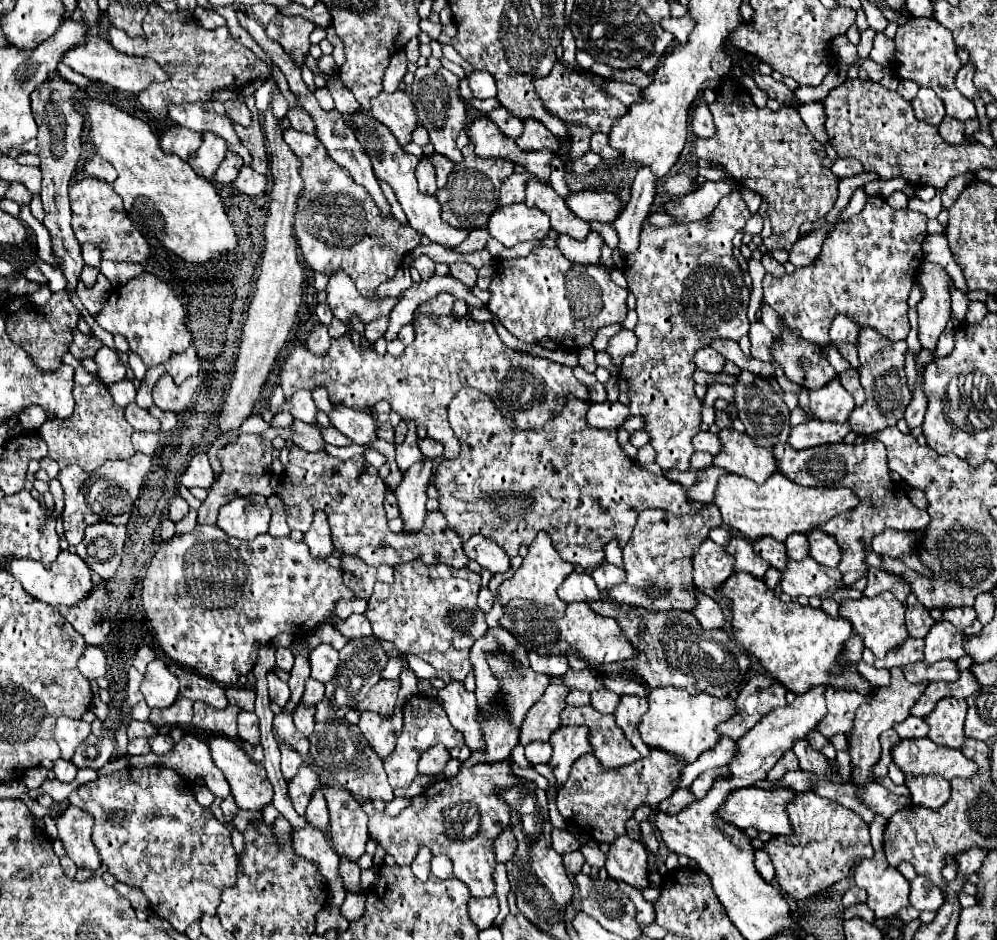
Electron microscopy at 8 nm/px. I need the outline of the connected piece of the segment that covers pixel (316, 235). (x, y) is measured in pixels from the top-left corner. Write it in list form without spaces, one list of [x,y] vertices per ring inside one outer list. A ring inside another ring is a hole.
[[[287,129],[285,141],[301,159],[301,177],[305,185],[295,215],[295,235],[307,265],[325,275],[343,269],[359,293],[373,299],[375,289],[395,275],[403,255],[421,245],[421,233],[411,225],[403,225],[393,215],[381,217],[367,189],[357,185],[349,173],[325,153],[313,133]]]

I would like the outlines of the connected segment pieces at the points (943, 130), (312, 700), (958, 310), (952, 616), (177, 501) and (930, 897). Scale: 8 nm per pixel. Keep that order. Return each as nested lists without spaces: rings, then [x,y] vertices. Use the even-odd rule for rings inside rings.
[[[945,117],[939,125],[939,135],[949,141],[951,145],[959,145],[965,139],[965,123],[959,123],[951,117]]]
[[[309,679],[307,685],[305,685],[305,693],[303,693],[301,703],[315,705],[315,703],[319,703],[323,699],[323,695],[325,695],[325,685],[319,683],[319,681],[315,681],[315,679]]]
[[[951,289],[951,301],[953,301],[953,315],[951,319],[957,321],[957,323],[963,323],[965,321],[965,313],[967,313],[967,305],[969,305],[969,299],[965,297],[965,293],[961,293],[959,289]]]
[[[957,607],[957,609],[945,609],[943,611],[943,619],[953,623],[957,629],[965,629],[969,627],[977,617],[973,613],[973,607]]]
[[[179,495],[173,497],[173,501],[171,501],[171,505],[169,505],[169,517],[177,523],[177,521],[181,521],[181,519],[187,515],[187,511],[189,511],[187,501],[181,499]]]
[[[919,875],[911,883],[909,901],[919,911],[937,911],[945,903],[945,895],[941,889],[937,889],[937,885],[933,885],[933,881]]]

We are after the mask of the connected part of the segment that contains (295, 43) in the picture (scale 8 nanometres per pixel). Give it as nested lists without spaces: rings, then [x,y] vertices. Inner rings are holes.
[[[275,17],[267,25],[269,39],[281,43],[281,47],[303,65],[305,55],[309,53],[309,33],[315,29],[315,23],[305,17]]]

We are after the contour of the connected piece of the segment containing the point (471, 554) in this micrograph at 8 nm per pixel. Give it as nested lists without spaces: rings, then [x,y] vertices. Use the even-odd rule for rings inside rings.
[[[473,535],[469,541],[463,543],[463,553],[471,559],[477,561],[483,569],[497,573],[497,571],[507,571],[509,569],[509,557],[503,553],[503,549],[481,535]]]

